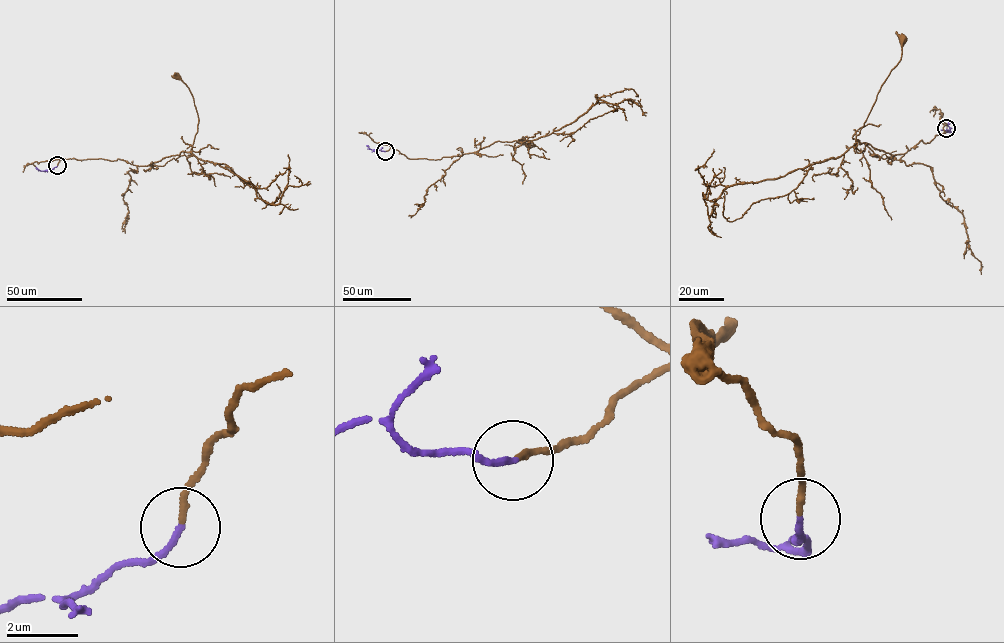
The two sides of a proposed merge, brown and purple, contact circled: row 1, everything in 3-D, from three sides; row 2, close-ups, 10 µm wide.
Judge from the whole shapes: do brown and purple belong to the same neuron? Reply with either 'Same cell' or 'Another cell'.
Same cell

